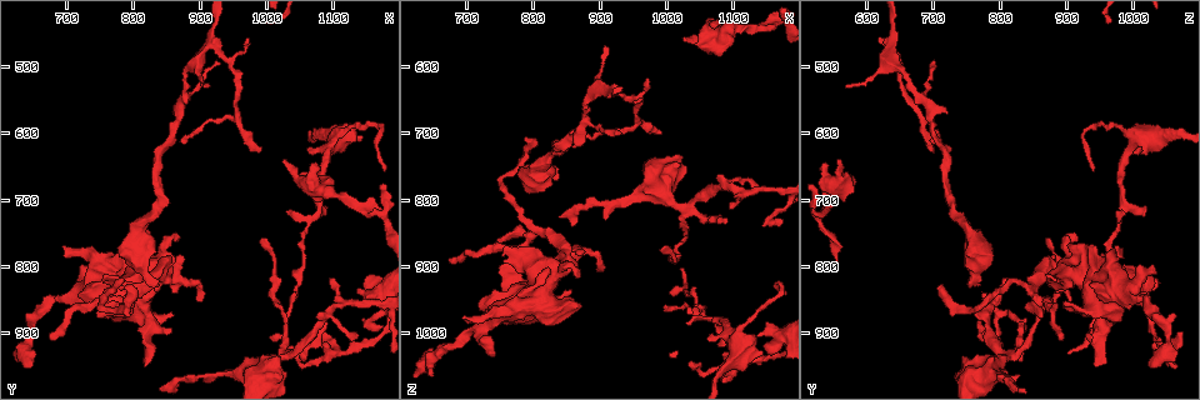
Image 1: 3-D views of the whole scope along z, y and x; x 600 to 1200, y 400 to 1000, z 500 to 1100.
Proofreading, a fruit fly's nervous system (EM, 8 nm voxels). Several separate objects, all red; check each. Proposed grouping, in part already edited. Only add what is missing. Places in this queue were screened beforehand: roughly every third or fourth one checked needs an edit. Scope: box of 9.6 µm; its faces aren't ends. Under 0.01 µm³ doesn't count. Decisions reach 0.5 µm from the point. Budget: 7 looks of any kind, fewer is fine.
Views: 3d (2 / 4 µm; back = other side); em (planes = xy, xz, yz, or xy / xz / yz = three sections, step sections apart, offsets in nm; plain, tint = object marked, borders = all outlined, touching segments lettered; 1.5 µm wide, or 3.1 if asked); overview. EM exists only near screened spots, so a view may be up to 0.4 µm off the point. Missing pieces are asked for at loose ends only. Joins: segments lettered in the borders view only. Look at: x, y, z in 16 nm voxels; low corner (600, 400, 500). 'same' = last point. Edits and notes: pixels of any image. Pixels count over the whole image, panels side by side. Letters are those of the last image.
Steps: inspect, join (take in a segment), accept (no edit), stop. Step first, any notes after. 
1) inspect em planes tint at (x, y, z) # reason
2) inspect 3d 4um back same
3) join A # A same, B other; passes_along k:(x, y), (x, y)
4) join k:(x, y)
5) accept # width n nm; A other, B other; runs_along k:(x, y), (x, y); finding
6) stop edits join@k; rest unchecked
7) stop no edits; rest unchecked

inspect em xz step 4 tint at (1080, 715, 1015) # thin end

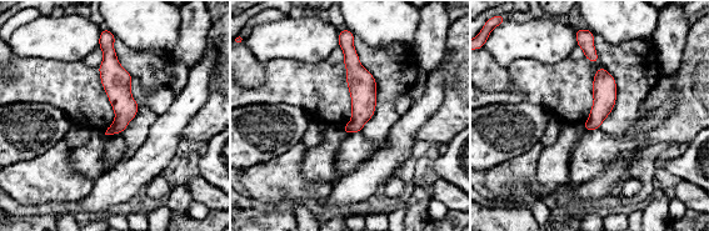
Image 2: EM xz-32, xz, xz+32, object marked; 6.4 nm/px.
inspect em xz step 4 borders same # what lies round it

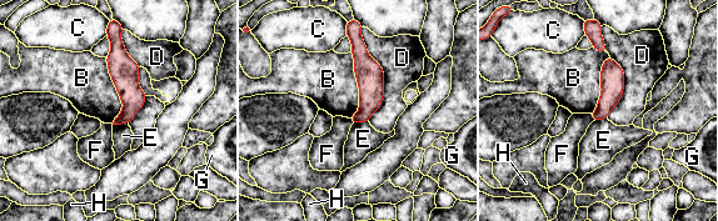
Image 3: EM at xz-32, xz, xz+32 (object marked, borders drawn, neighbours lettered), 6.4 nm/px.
accept # longest_contact D 600 nm; B other, C other, D other, E other, F other, G other, H other; border 3:(350, 51), (359, 108), (349, 117); no lettered segment goes on from it

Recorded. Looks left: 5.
inspect em yz step 8 borders at (675, 910, 890) # thin end

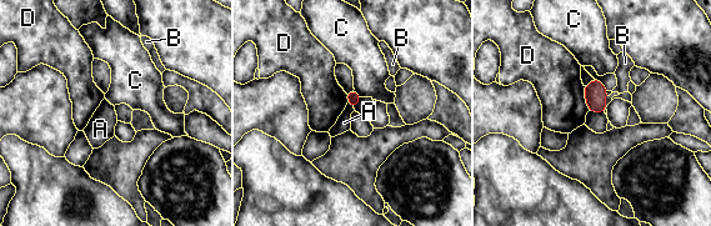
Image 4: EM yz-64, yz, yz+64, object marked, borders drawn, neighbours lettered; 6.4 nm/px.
inspect em planes borders same # cut it another way

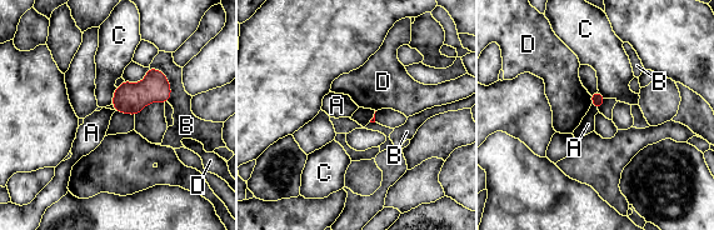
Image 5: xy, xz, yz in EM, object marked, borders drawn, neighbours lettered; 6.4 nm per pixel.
accept # A other, B other, C other, D other; border 5:(592, 103), (597, 109); none of them fits

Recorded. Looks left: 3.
inspect 3d 2um at (985, 630, 700) # thin end

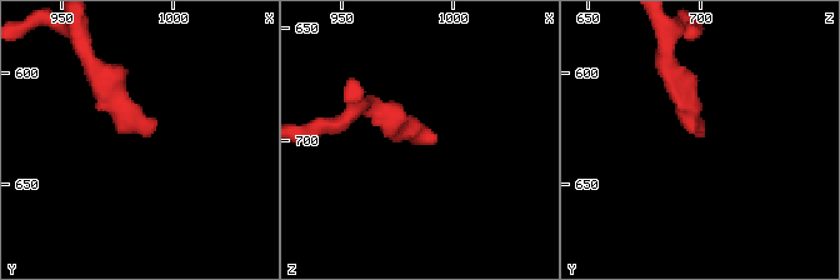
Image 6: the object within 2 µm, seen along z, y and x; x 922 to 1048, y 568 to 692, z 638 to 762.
inspect em planes tint at (988, 629, 700)

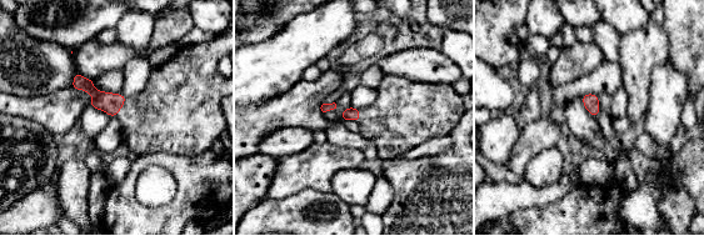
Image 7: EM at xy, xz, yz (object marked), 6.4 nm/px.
inspect em planes borders same

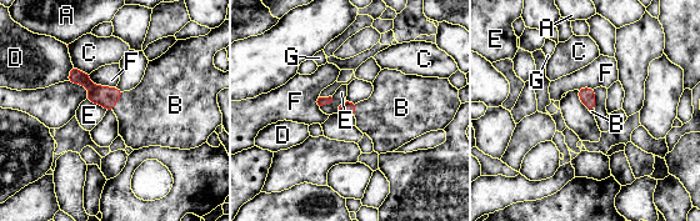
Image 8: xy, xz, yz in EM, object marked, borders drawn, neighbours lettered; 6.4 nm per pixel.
join B # width 80 nm; A other, B same, C other, D other, E other, F other, G other; passes_along 8:(105, 96), (118, 100), (154, 114); the neuron continues

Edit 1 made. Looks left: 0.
stop edits join@8; rest unchecked

